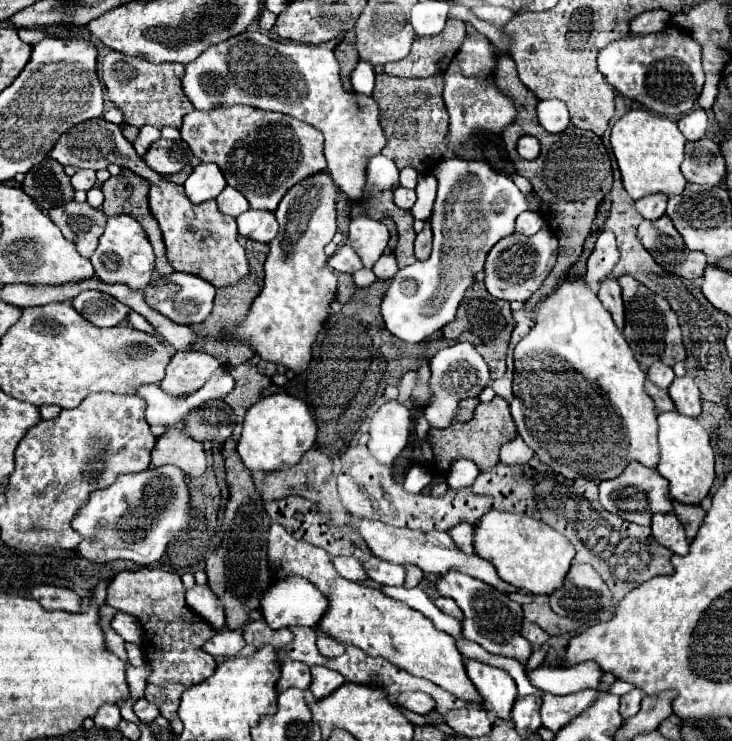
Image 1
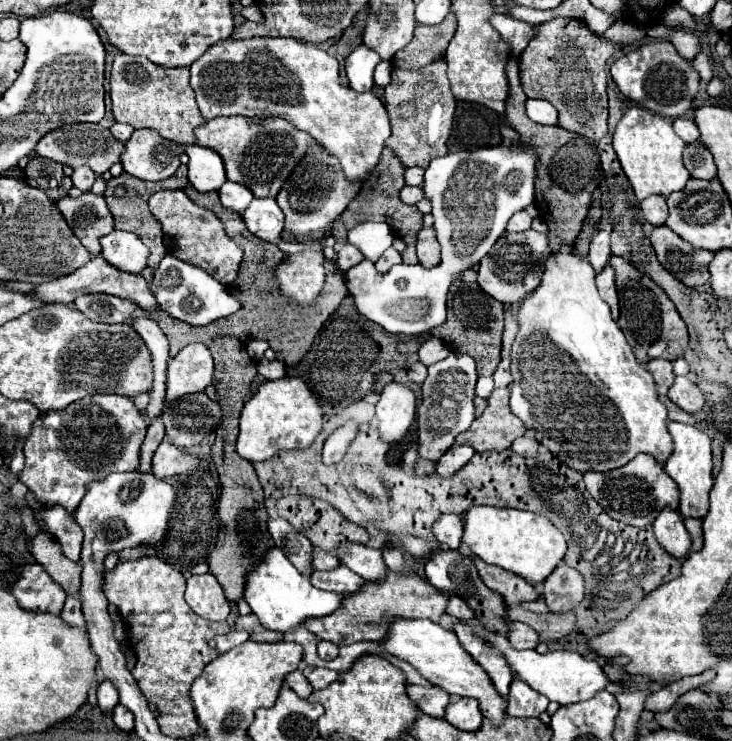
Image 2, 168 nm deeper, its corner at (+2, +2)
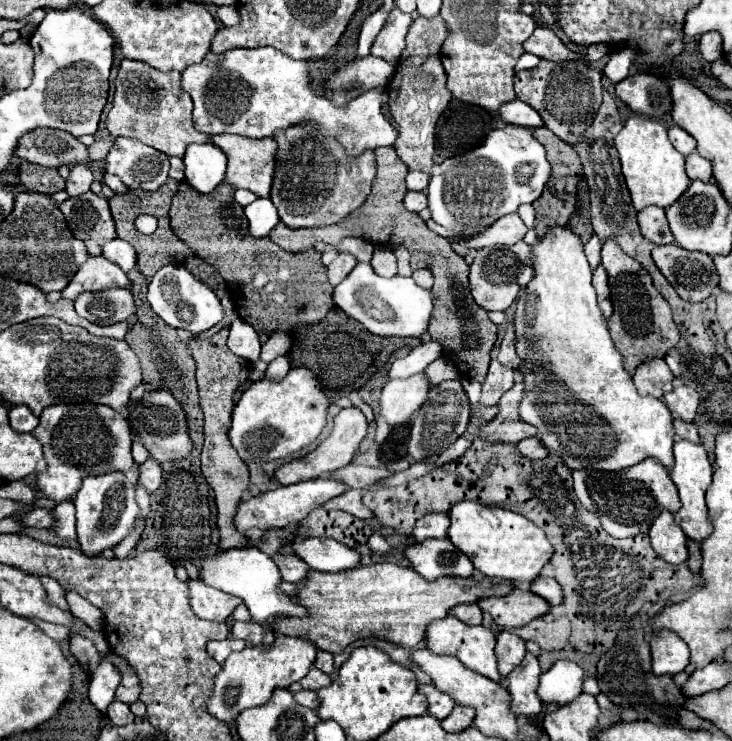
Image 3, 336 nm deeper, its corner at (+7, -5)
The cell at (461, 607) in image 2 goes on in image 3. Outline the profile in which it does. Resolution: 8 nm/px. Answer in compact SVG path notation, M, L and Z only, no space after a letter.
M472 602L472 604L460 604L460 606L452 608L450 614L456 616L460 622L470 624L470 626L476 626L476 624L482 622L482 610L480 610L480 606L476 602Z

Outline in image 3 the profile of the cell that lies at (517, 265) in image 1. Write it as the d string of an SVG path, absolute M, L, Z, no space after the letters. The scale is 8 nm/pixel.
M524 240L514 246L492 246L476 252L476 258L470 266L470 292L478 306L484 310L506 310L516 300L518 292L532 280L534 276L534 256L532 246Z

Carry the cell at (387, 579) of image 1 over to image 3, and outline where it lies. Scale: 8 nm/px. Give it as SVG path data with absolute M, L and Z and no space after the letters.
M306 538L302 542L294 542L292 550L312 570L320 570L320 572L344 572L344 570L358 568L366 562L360 552L336 540Z

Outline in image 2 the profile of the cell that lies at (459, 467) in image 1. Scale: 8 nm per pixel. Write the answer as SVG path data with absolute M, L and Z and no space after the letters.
M457 445L451 447L439 461L437 461L437 473L443 477L451 477L457 469L461 469L461 465L465 465L471 457L473 457L475 449L469 445Z

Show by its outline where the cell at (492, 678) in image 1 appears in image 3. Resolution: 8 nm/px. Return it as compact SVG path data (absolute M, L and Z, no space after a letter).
M446 616L444 620L434 620L426 630L428 630L426 632L428 648L432 652L454 654L466 668L476 670L478 674L482 674L482 676L486 676L486 678L490 678L494 682L502 682L502 676L498 672L498 664L496 664L496 654L494 654L496 638L494 638L494 634L492 634L490 628L484 628L484 626L466 626L458 618Z

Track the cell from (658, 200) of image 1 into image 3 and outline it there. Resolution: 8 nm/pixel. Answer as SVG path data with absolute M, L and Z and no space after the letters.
M648 206L638 212L638 224L644 238L648 238L652 244L672 244L674 236L668 228L668 220L664 214L664 208Z

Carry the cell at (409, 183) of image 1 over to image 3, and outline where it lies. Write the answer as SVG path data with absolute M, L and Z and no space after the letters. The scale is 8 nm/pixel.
M408 172L406 186L408 186L408 190L422 190L424 192L428 186L428 180L430 180L430 176L424 172Z

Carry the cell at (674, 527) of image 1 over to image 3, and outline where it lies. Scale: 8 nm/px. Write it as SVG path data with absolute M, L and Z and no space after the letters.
M668 510L660 512L660 516L654 520L650 528L650 542L656 554L670 564L682 564L688 560L686 534L678 528Z

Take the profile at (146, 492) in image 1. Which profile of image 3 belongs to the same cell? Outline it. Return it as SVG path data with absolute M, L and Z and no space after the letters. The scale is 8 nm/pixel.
M108 472L102 476L84 478L82 488L74 498L76 528L80 550L88 556L100 556L120 544L140 520L140 506L134 498L134 484L122 472Z

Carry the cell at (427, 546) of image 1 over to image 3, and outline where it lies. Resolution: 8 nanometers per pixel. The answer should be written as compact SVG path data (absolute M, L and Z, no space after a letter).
M512 588L506 596L482 598L478 606L482 608L482 612L488 612L502 628L524 626L550 610L550 604L544 602L544 598L520 588Z

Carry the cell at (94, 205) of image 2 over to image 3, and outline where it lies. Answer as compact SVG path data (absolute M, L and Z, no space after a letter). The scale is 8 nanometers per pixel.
M86 192L78 198L68 198L58 208L64 214L70 232L86 244L90 256L100 256L104 242L116 238L114 220L104 196Z

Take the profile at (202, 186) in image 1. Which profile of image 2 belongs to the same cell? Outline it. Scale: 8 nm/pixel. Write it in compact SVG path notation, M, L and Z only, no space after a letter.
M189 145L185 147L185 153L189 155L189 183L197 191L217 191L227 181L219 153L201 145Z

